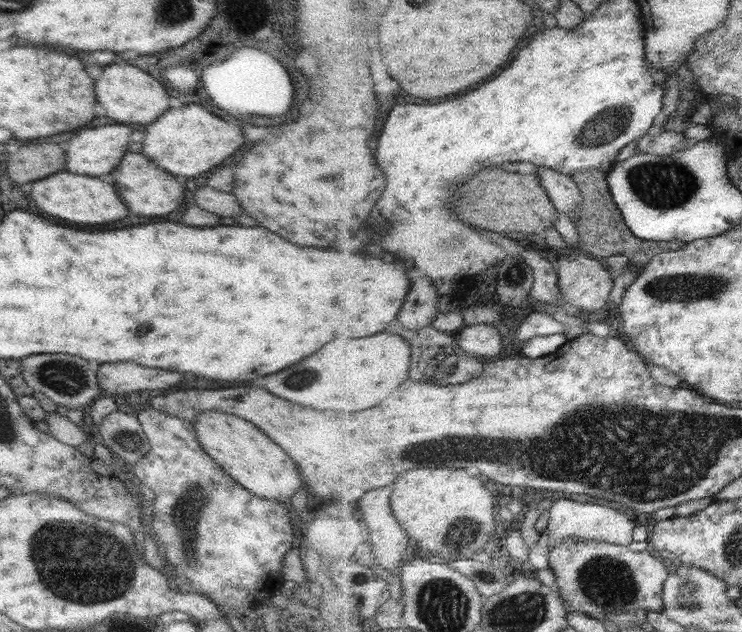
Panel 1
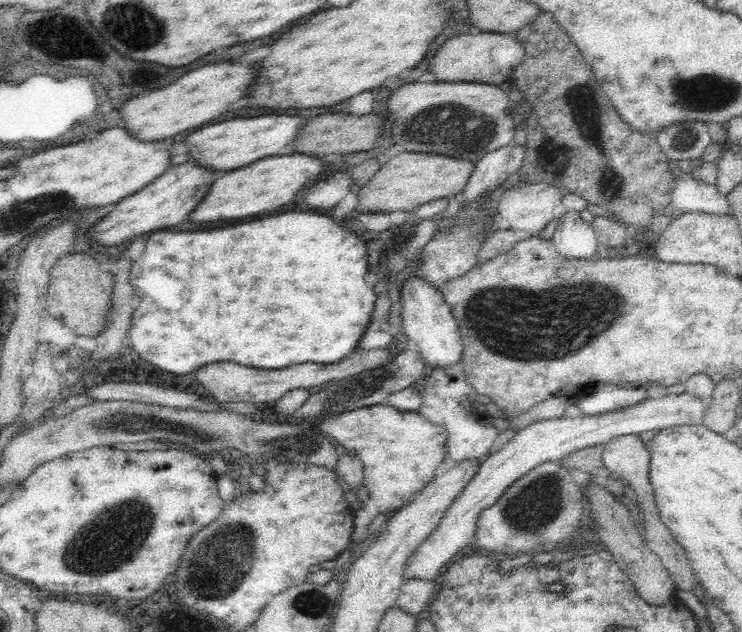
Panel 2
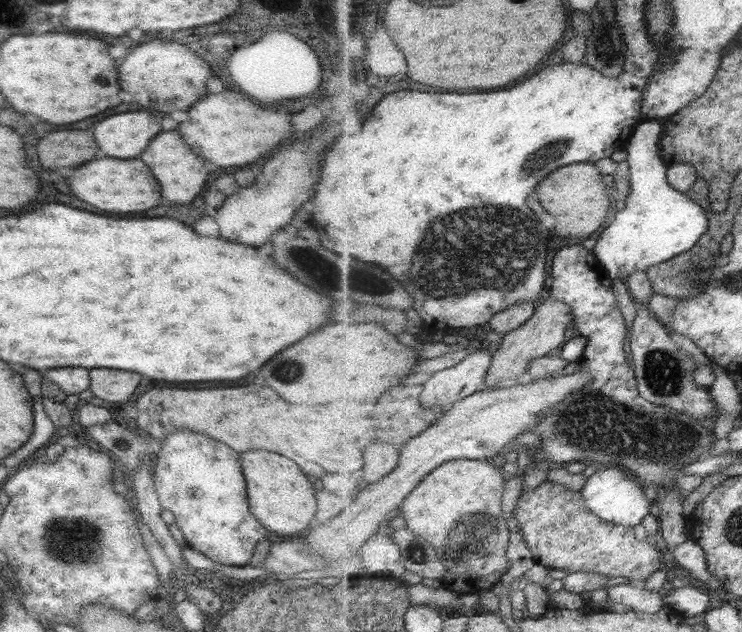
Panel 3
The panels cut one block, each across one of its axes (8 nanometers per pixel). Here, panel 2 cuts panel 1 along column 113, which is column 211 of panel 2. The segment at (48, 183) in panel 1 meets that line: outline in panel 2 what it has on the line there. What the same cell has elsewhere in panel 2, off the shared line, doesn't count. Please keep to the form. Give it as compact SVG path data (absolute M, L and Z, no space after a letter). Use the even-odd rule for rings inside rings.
M288 154L288 156L272 156L260 162L252 162L244 168L232 170L230 174L216 178L212 184L210 196L190 216L194 222L214 222L214 220L230 220L230 218L248 218L254 214L262 214L274 210L278 206L290 204L294 196L306 186L312 185L322 174L330 172L332 166L322 162L310 154Z

